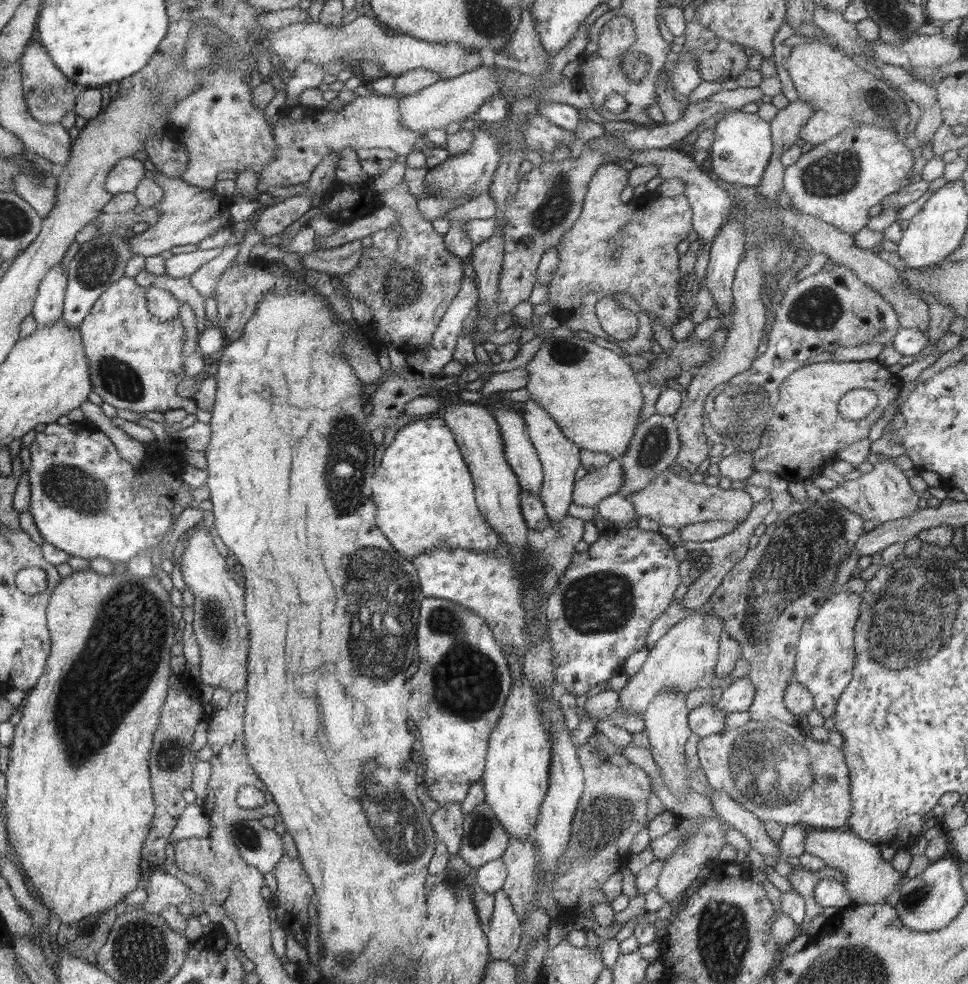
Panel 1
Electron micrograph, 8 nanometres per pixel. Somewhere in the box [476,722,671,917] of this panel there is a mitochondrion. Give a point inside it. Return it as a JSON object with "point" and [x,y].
{"point":[603,828]}

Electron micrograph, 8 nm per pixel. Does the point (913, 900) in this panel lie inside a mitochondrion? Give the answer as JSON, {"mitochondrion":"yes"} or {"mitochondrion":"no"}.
{"mitochondrion":"yes"}

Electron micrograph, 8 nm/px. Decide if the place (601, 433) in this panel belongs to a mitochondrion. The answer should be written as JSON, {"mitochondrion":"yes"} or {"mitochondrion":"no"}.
{"mitochondrion":"no"}

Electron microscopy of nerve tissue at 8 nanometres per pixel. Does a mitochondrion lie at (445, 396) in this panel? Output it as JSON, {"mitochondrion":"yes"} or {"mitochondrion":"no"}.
{"mitochondrion":"no"}

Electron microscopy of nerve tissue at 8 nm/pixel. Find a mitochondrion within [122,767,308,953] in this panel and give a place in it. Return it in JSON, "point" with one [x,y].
{"point":[245,835]}

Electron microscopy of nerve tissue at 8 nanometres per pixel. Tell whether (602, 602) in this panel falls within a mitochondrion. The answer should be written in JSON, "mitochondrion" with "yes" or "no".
{"mitochondrion":"yes"}

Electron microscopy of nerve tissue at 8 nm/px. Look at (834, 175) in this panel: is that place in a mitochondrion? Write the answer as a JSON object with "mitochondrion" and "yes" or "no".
{"mitochondrion":"yes"}

